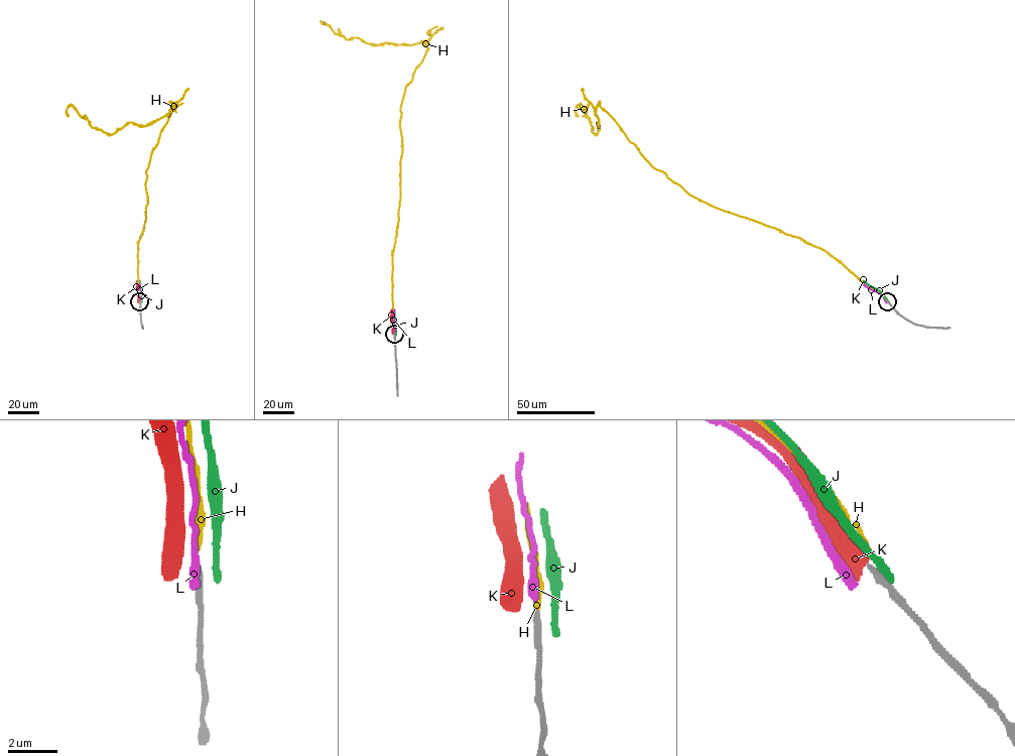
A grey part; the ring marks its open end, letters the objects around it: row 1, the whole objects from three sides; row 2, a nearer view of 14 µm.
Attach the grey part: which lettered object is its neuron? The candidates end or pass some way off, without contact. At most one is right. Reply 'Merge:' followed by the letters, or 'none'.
Merge: none

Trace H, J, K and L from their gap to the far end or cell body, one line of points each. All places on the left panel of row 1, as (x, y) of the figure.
H: (140, 300), (145, 172), (174, 104), (147, 125), (127, 122), (111, 134), (92, 127), (73, 106), (68, 116)
J: (141, 300), (139, 281)
K: (138, 301), (137, 280)
L: (140, 301), (139, 284)

